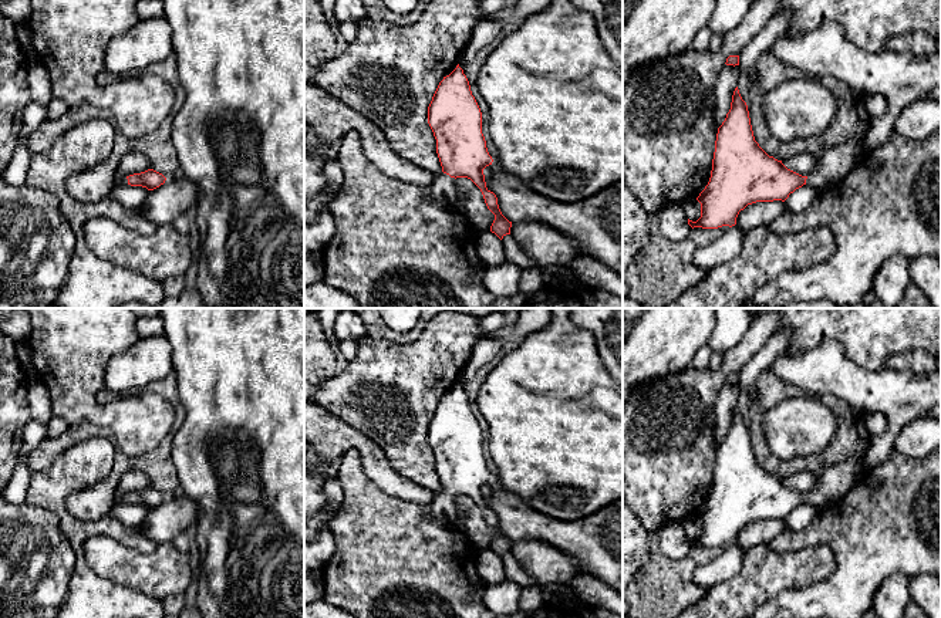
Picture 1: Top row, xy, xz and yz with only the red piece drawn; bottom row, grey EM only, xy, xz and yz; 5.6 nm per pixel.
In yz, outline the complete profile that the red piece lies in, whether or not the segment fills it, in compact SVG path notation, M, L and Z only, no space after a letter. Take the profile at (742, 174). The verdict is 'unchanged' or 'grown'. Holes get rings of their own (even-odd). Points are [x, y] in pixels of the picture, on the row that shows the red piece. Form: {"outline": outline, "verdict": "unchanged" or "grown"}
{"outline": "M738 87L731 109L718 128L711 178L697 200L701 217L688 224L702 229L735 226L741 210L756 202L785 202L803 185L826 190L839 183L863 156L864 136L827 149L807 176L787 169L755 141L749 111Z", "verdict": "grown"}

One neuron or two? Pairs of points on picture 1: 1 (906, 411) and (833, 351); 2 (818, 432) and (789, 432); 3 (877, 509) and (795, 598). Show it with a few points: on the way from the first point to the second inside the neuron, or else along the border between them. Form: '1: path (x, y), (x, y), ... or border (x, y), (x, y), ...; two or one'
1: path (886, 391), (866, 389), (847, 371); one
2: path (810, 432), (796, 432); one
3: path (872, 537), (866, 554), (823, 597); one

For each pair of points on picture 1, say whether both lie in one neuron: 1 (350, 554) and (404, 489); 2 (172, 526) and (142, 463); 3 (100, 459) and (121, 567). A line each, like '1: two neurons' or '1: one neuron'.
1: two neurons
2: two neurons
3: two neurons

